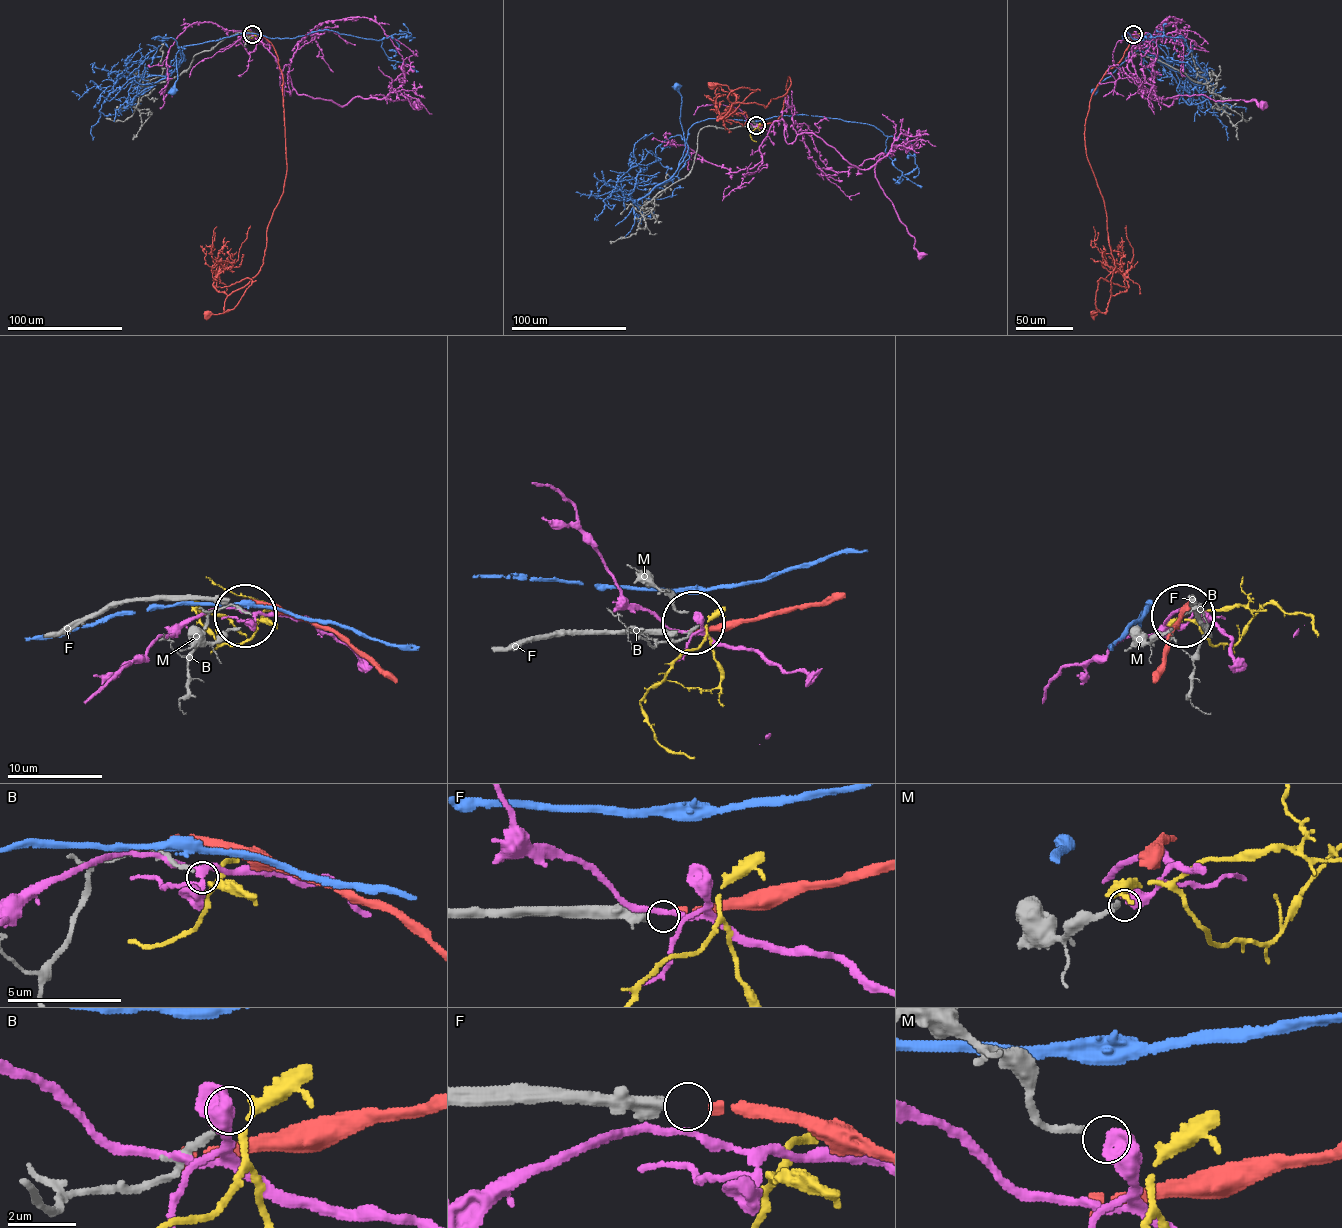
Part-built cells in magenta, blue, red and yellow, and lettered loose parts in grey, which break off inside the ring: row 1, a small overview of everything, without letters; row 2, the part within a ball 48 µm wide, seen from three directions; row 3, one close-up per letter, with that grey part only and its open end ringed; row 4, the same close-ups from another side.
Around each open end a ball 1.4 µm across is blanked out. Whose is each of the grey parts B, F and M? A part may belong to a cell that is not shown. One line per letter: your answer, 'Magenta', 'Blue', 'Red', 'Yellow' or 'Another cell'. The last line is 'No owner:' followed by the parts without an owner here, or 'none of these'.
B: Yellow
F: Red
M: Another cell
No owner: M

